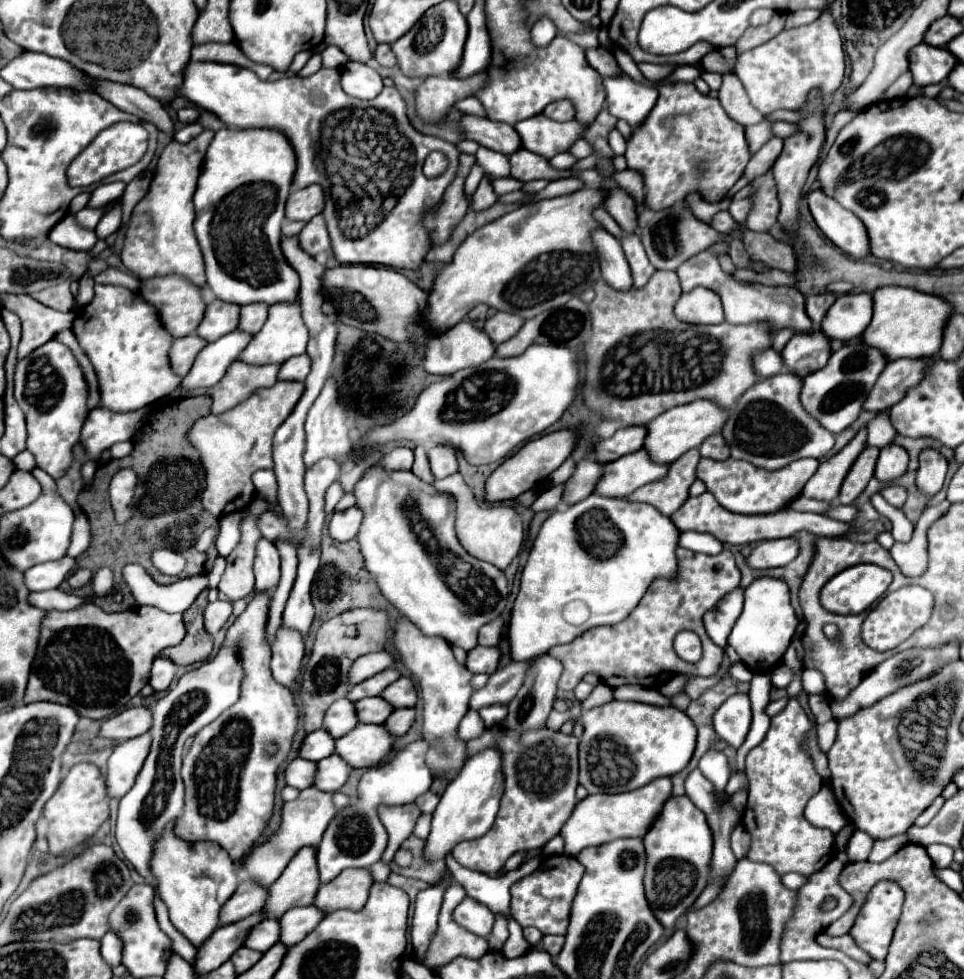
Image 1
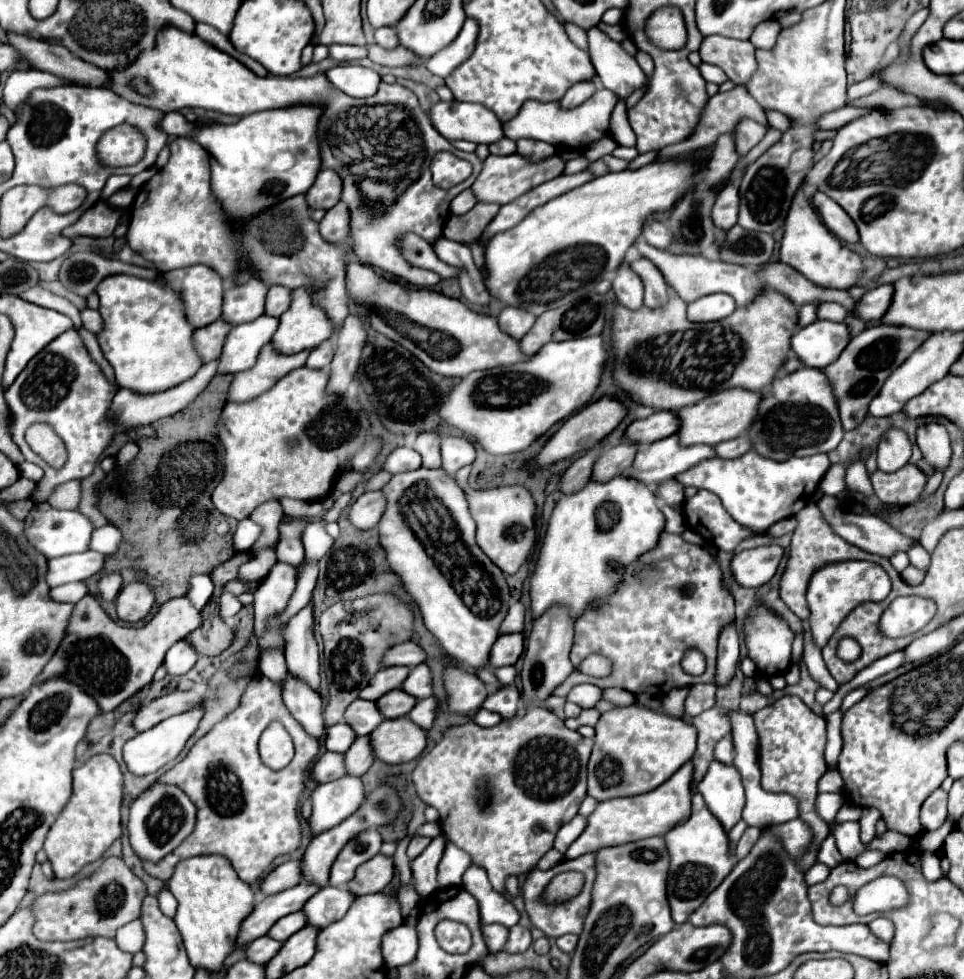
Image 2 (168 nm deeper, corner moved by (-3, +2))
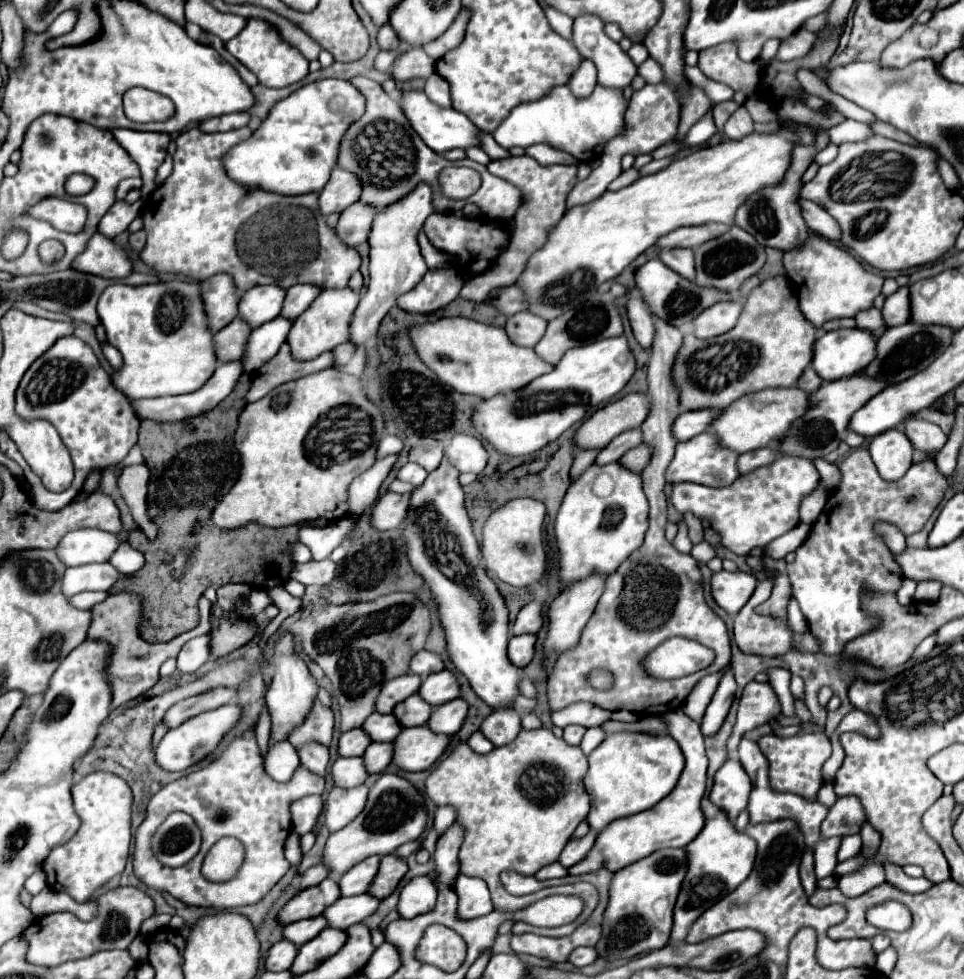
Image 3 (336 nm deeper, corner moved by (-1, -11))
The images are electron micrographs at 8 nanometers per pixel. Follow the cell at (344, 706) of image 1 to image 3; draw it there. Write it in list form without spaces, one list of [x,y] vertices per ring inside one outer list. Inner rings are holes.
[[[374,712],[364,720],[362,730],[372,738],[372,742],[392,742],[402,730],[402,726],[392,714],[384,716],[384,714]]]

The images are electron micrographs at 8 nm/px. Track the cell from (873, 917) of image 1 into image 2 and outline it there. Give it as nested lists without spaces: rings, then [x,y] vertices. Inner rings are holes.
[[[884,917],[874,919],[874,921],[870,923],[870,929],[872,929],[872,933],[874,933],[878,939],[882,939],[882,941],[886,941],[886,943],[890,943],[890,939],[892,939],[892,935],[894,935],[894,925],[892,925],[892,921],[890,921],[890,919],[884,919]]]

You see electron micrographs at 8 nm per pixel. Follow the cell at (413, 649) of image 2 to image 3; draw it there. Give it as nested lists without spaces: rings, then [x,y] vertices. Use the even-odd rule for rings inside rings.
[[[420,650],[410,662],[410,672],[416,676],[422,676],[422,678],[432,672],[440,672],[442,668],[444,668],[444,664],[442,664],[440,656],[436,656],[428,650]]]

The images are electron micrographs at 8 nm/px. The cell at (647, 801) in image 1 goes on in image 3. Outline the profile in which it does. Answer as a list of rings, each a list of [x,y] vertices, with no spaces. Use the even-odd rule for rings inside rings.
[[[672,710],[668,714],[662,714],[662,720],[668,728],[668,734],[680,744],[684,758],[686,758],[686,766],[684,766],[684,772],[682,772],[676,788],[650,810],[610,822],[604,830],[600,830],[588,856],[584,860],[580,860],[578,864],[570,866],[568,874],[584,874],[584,872],[594,872],[598,868],[616,872],[660,848],[684,848],[702,830],[704,816],[700,810],[700,800],[706,790],[708,768],[704,736],[700,734],[700,726],[692,718],[688,718],[682,710]]]

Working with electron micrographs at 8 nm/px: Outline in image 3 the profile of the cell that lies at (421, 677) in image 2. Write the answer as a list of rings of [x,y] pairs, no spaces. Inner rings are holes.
[[[442,670],[442,672],[430,674],[428,678],[422,680],[418,696],[424,698],[434,708],[434,706],[440,706],[440,704],[446,704],[446,702],[458,698],[460,696],[458,690],[460,690],[458,680],[448,670]]]

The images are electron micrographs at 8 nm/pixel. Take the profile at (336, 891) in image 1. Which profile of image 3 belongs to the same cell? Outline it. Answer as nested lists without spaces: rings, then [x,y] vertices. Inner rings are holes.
[[[394,854],[384,856],[380,862],[380,870],[378,870],[376,878],[372,880],[372,886],[368,888],[366,894],[372,894],[374,898],[382,898],[382,900],[388,898],[394,892],[394,888],[398,886],[398,882],[402,880],[402,876],[406,874],[406,870],[408,870],[408,866],[404,860],[396,858]]]

